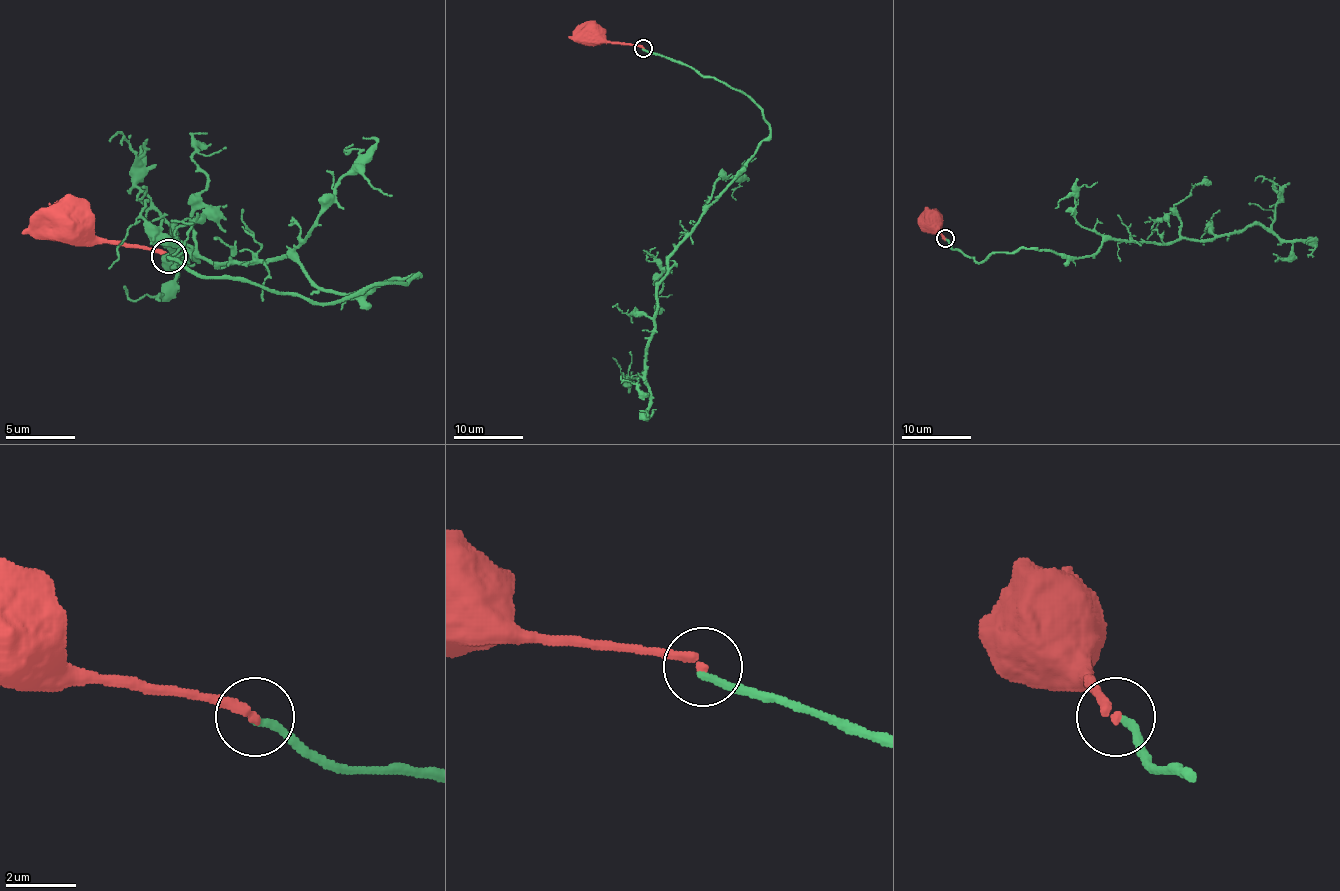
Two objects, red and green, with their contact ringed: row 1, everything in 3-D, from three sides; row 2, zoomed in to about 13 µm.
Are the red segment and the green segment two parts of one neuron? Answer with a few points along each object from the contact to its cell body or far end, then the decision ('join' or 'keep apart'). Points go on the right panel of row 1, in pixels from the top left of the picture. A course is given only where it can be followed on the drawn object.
course red (945, 238), (940, 233), (938, 217), (935, 215); course green (945, 238), (980, 263), (1022, 249), (1089, 257), (1106, 240), (1213, 240), (1269, 228), (1278, 191), (1255, 180); keep apart

